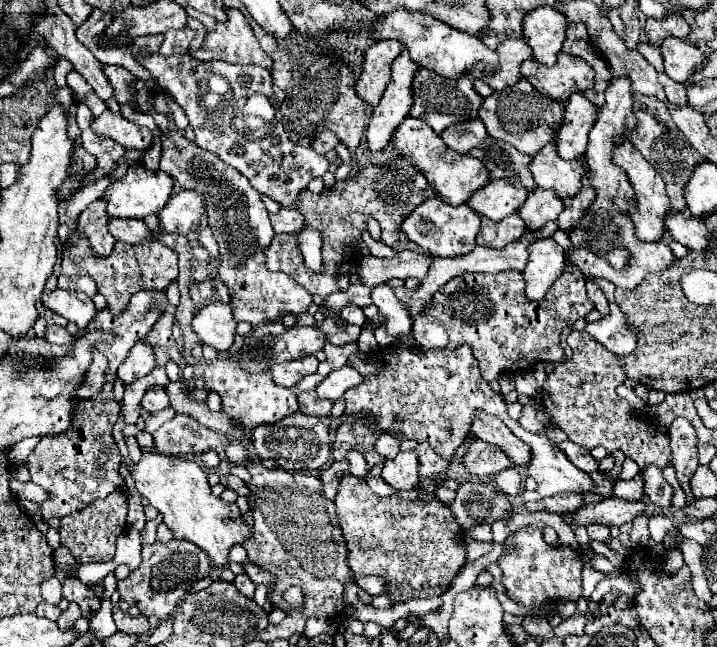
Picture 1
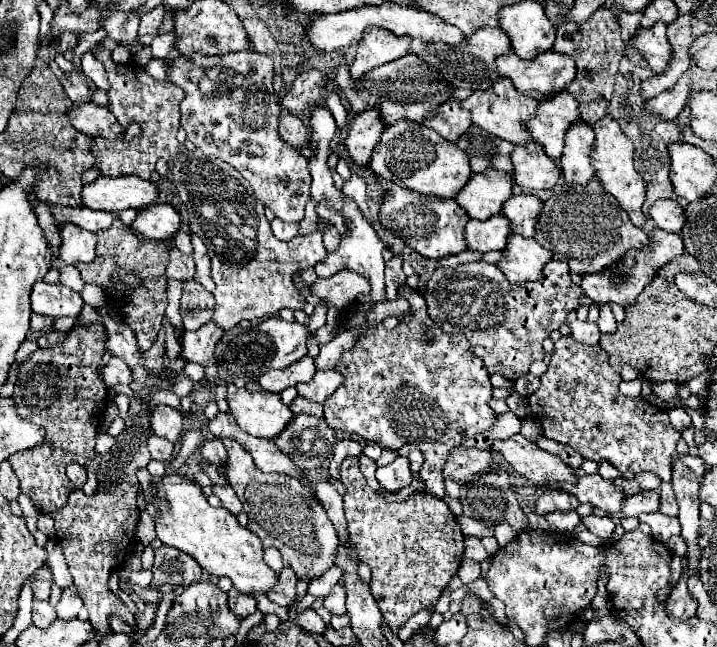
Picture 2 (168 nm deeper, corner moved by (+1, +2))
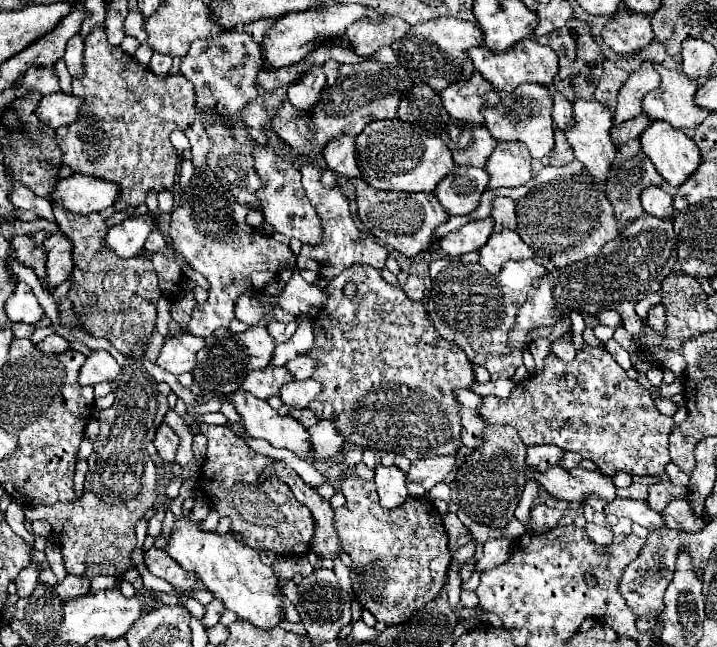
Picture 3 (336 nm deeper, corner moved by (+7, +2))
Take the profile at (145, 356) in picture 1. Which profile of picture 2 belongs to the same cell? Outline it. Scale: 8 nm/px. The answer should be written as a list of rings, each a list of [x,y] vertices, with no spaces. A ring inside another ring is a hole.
[[[111,358],[109,364],[99,368],[99,378],[107,388],[117,386],[117,384],[129,384],[131,382],[131,370],[121,358]]]

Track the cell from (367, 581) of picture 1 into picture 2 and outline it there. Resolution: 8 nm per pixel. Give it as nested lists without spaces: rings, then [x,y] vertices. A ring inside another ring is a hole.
[[[331,566],[323,576],[313,578],[313,580],[311,580],[311,586],[309,586],[307,596],[297,604],[297,614],[299,614],[299,612],[303,612],[305,608],[311,608],[311,604],[313,604],[313,600],[315,600],[315,598],[323,598],[323,596],[327,596],[327,594],[331,592],[331,588],[339,582],[339,578],[341,578],[341,576],[343,576],[343,574],[341,574],[341,570],[339,570],[337,566]]]

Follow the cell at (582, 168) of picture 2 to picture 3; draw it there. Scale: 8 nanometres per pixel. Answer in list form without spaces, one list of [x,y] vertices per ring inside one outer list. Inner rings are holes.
[[[549,84],[549,90],[553,94],[553,120],[559,132],[569,130],[569,126],[573,124],[573,104],[569,100],[565,100],[559,92],[555,92],[553,84]]]

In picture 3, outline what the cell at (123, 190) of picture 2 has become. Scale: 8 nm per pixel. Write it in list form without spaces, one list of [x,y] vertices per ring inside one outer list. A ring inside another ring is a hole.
[[[73,174],[57,184],[53,192],[53,200],[65,210],[77,214],[91,214],[113,206],[113,202],[121,194],[119,190],[121,190],[119,184],[95,176]]]

